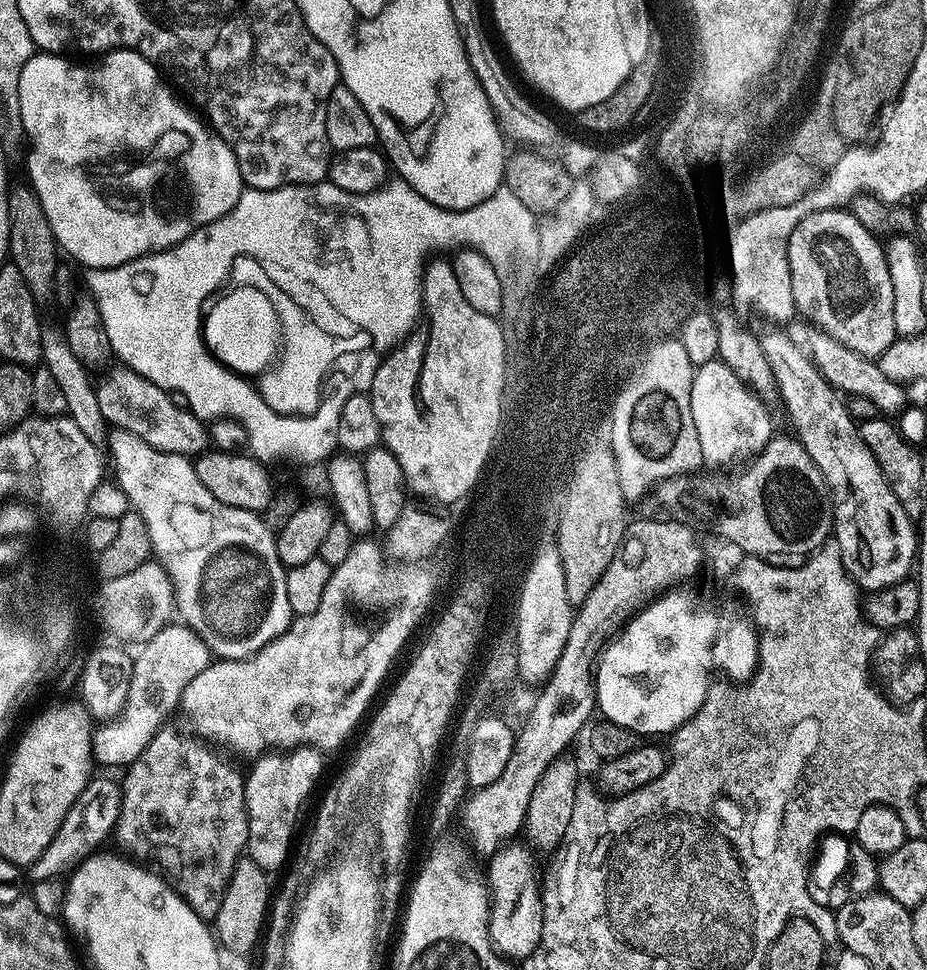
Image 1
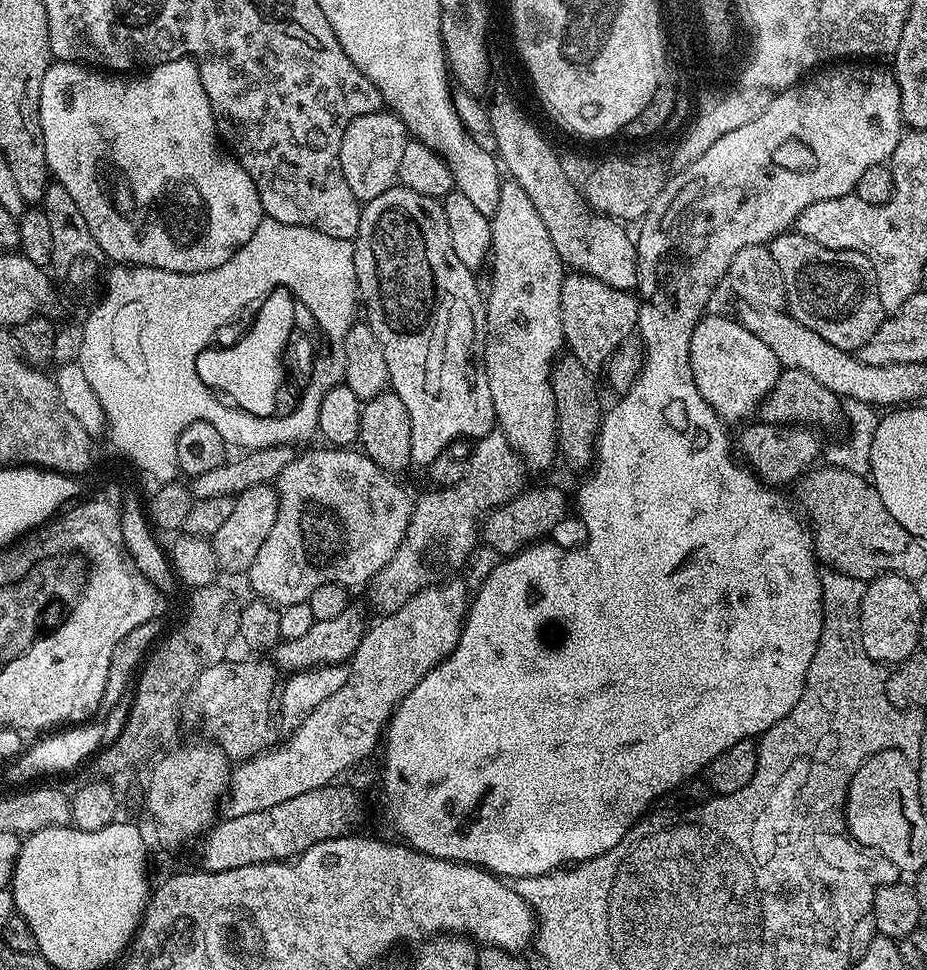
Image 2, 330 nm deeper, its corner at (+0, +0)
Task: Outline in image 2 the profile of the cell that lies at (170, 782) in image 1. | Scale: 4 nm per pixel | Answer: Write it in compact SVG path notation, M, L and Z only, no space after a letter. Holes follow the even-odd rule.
M236 658L231 667L212 668L204 672L192 697L186 701L187 711L192 711L200 719L200 724L209 732L211 743L219 744L220 749L228 756L229 761L243 762L269 751L273 747L276 732L278 733L278 713L280 701L278 689L282 684L282 673L275 663L251 658Z

